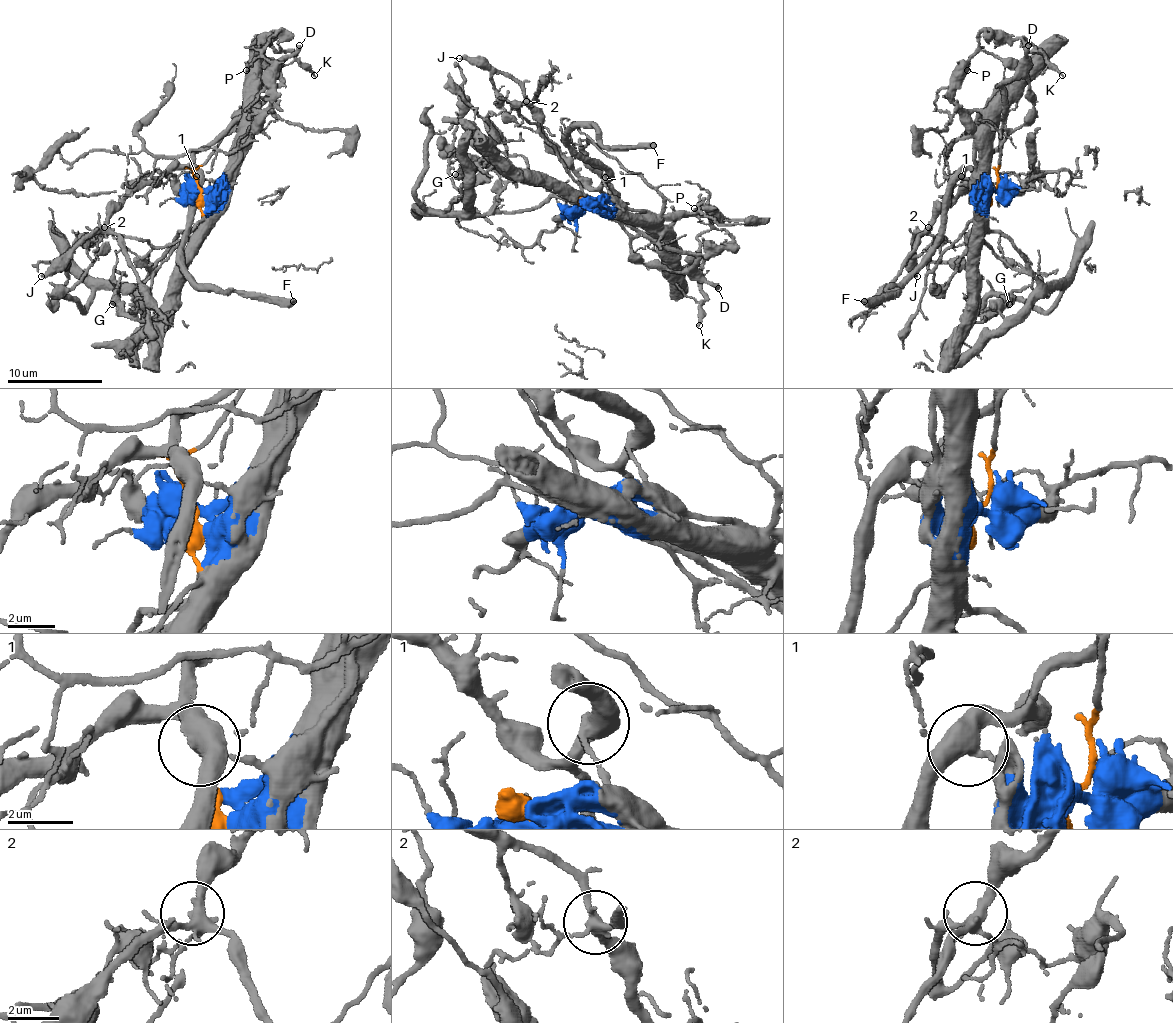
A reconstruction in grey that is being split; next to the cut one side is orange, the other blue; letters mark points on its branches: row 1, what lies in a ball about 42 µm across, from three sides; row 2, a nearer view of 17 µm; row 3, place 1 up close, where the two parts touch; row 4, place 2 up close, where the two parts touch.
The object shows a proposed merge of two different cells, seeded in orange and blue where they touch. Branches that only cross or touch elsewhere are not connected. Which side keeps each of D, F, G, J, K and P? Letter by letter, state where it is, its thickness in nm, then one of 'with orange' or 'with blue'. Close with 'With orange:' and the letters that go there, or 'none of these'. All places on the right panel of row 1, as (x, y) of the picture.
D: at (1028, 45); 340 nm thick; with orange
F: at (864, 301); 500 nm thick; with orange
G: at (1009, 304); 440 nm thick; with blue
J: at (917, 276); 320 nm thick; with orange
K: at (1062, 75); 180 nm thick; with blue
P: at (967, 70); 170 nm thick; with blue
With orange: D, F, J

